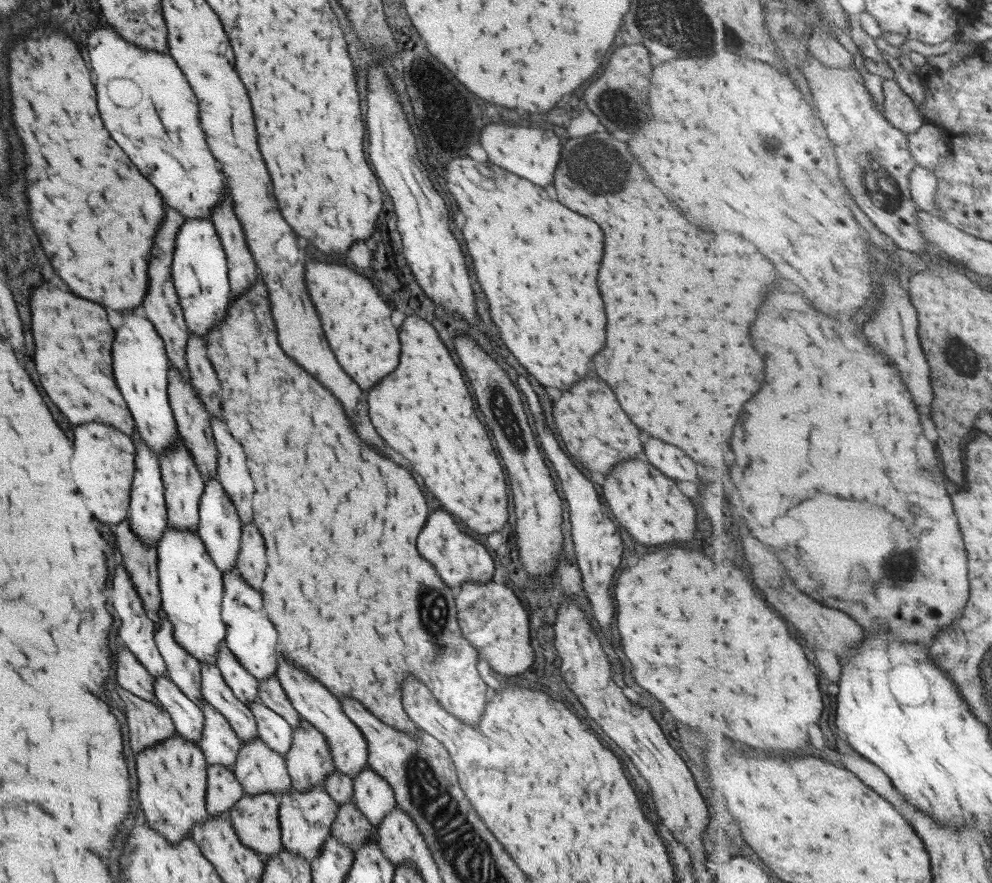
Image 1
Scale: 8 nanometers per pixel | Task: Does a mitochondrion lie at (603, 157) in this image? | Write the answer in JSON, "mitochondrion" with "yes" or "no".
{"mitochondrion":"yes"}

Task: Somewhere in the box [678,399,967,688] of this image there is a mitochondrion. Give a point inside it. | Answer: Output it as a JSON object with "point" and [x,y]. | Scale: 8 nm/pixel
{"point":[898,570]}

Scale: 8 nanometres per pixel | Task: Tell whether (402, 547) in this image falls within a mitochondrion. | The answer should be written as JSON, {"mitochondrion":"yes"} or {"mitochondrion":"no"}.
{"mitochondrion":"no"}

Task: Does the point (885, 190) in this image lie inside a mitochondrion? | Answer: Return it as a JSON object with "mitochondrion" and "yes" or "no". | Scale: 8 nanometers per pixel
{"mitochondrion":"yes"}

